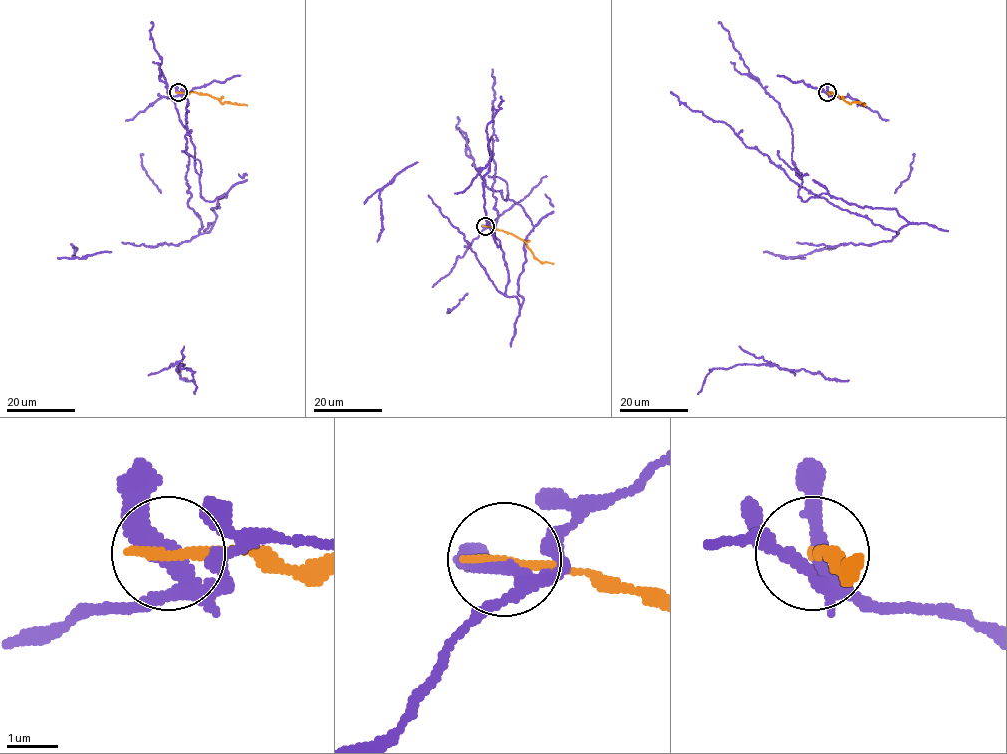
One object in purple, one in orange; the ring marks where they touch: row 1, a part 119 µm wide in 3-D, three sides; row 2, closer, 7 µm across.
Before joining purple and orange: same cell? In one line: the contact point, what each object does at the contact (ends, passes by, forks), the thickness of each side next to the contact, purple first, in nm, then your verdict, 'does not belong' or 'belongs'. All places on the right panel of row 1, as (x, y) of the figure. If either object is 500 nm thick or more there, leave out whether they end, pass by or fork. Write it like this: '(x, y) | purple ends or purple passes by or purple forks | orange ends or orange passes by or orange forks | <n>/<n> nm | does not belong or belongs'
(827, 92) | purple forks | orange ends | 260/220 nm | does not belong

